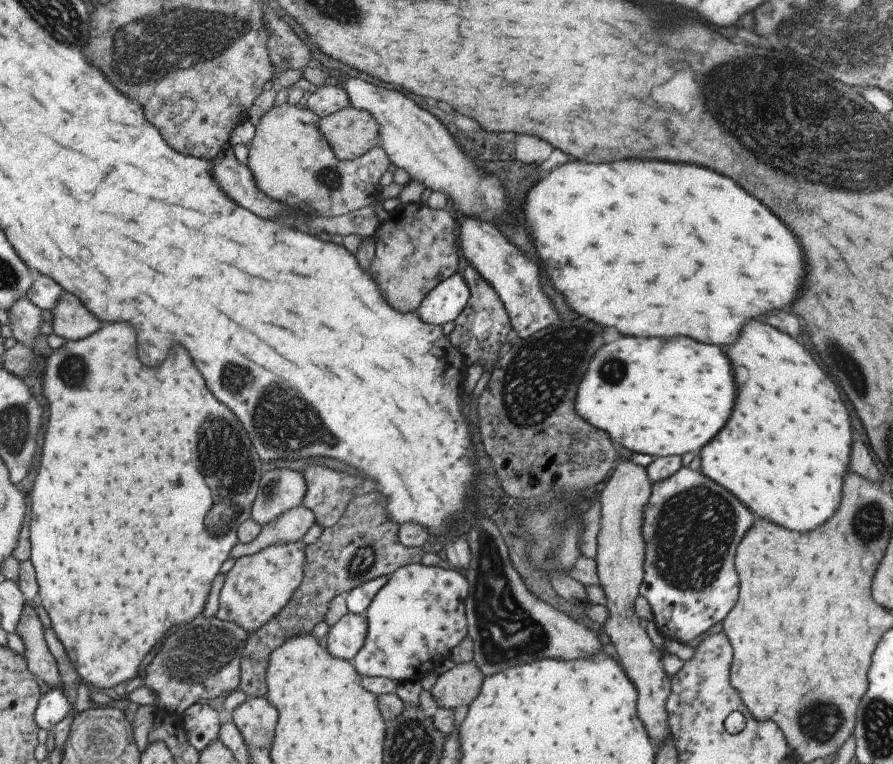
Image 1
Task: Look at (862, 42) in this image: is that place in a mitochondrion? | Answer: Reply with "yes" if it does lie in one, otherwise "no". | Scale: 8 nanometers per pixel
yes

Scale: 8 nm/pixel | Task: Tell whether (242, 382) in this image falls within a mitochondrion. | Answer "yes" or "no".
yes

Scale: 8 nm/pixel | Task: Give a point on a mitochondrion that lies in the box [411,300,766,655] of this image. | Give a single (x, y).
(691, 531)

